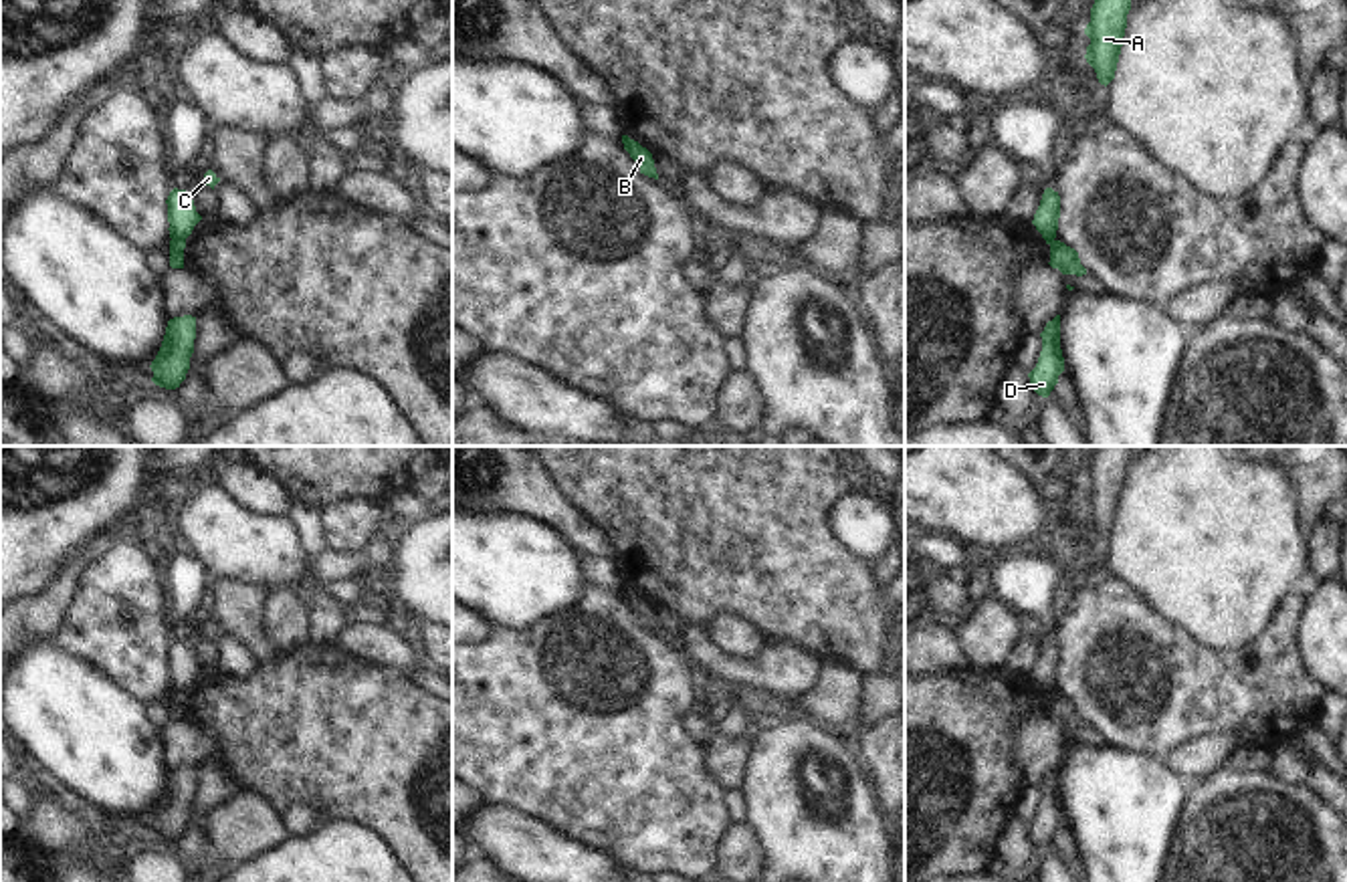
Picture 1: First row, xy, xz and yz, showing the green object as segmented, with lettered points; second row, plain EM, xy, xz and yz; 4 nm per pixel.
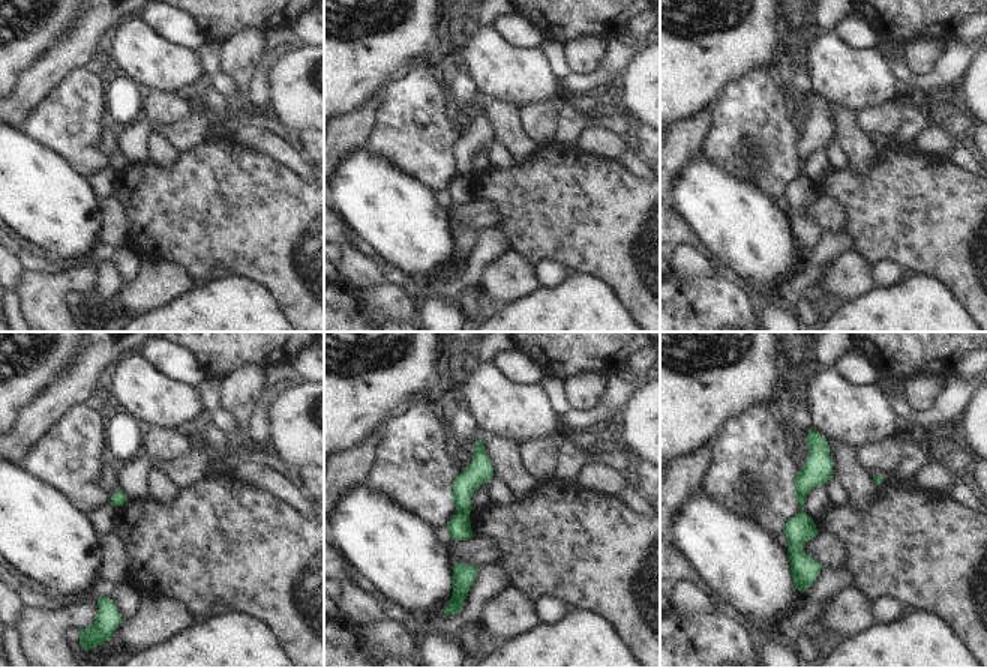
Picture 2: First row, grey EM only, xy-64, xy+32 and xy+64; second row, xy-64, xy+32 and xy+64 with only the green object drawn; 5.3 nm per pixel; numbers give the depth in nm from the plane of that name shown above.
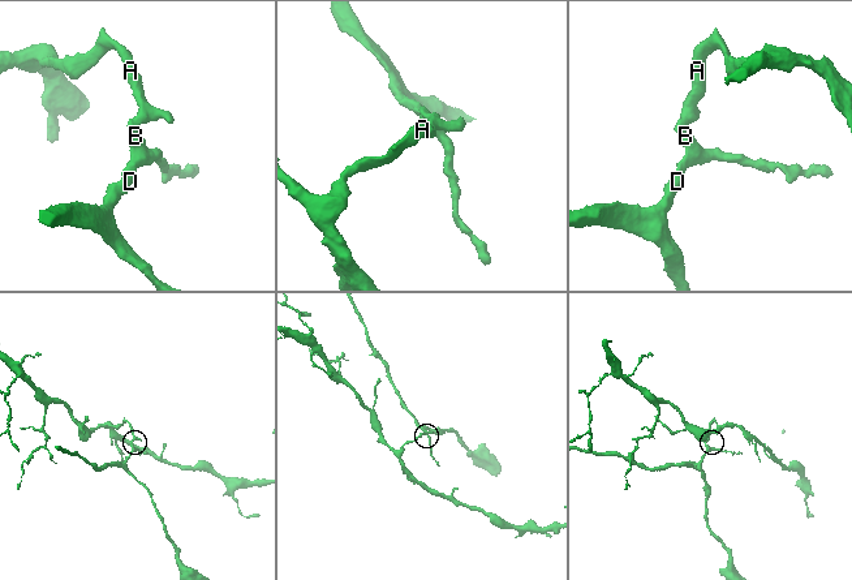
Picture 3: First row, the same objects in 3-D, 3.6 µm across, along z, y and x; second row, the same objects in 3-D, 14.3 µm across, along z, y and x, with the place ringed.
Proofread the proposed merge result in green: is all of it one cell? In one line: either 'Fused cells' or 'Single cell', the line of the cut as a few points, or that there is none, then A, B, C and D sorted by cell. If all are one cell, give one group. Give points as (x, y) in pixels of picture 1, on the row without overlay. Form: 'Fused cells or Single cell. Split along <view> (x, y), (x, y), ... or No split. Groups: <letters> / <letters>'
Fused cells. Split along xy (172, 691), (184, 693). Groups: A C / B D

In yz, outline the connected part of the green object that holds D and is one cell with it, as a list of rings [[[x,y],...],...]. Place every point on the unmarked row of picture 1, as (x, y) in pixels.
[[[1060,767],[1046,775],[1042,789],[1042,803],[1036,819],[1028,825],[1032,842],[1048,850],[1054,838],[1058,836],[1058,828],[1064,823],[1064,809],[1060,801]]]

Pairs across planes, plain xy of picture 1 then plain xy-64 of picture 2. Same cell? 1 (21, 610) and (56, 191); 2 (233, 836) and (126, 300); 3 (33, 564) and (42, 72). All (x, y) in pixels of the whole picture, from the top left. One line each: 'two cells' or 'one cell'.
1: two cells
2: one cell
3: two cells

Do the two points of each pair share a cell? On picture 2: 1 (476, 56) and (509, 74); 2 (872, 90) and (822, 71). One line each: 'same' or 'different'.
1: same
2: same

